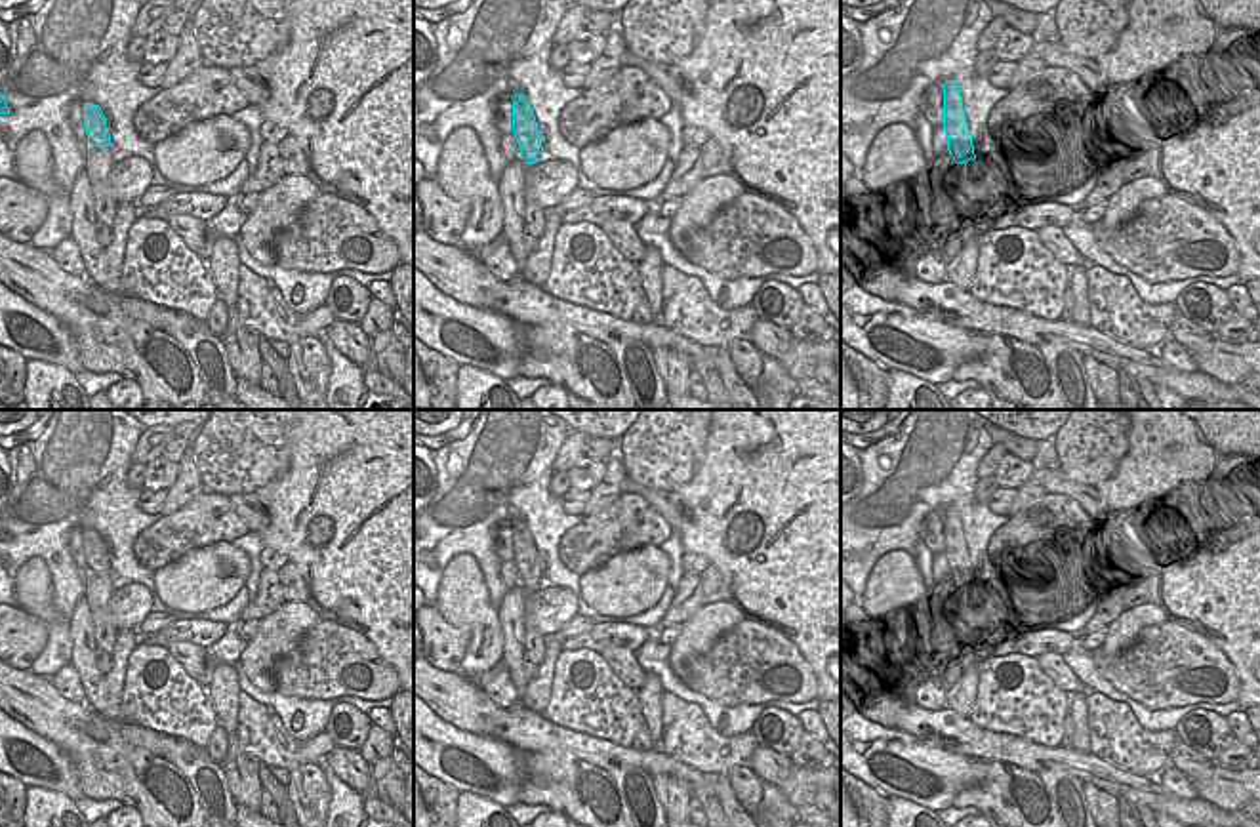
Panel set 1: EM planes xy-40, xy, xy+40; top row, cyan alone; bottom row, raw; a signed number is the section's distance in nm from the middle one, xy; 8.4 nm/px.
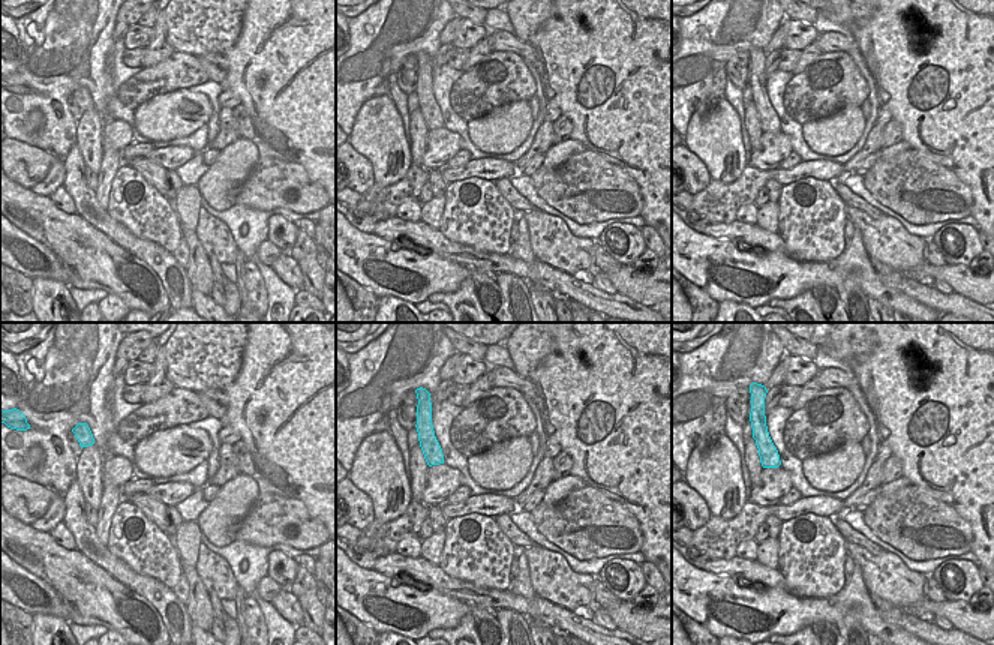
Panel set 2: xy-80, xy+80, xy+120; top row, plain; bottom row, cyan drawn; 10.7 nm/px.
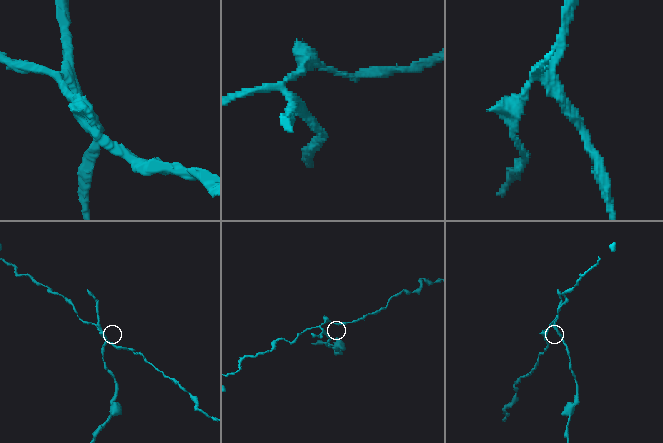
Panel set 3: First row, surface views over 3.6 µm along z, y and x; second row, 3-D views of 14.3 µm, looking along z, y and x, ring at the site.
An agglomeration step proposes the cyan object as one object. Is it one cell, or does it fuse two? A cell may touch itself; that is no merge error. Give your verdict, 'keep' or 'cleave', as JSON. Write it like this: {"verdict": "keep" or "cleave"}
{"verdict": "cleave"}

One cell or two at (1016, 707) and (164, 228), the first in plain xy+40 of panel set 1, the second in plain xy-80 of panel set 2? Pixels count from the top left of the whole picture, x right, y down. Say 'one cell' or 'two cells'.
one cell

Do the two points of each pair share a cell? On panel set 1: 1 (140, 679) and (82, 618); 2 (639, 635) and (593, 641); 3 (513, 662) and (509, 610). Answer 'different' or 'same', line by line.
1: different
2: same
3: same

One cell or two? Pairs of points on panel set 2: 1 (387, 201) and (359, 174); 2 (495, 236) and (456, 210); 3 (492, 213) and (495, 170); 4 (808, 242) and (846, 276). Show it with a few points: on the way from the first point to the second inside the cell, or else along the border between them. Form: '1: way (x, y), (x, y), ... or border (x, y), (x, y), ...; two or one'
1: border (374, 183), (360, 194); two
2: way (486, 227), (470, 210), (465, 210); one
3: border (459, 179), (483, 177), (494, 182); two
4: border (846, 248), (826, 261), (795, 261); two

